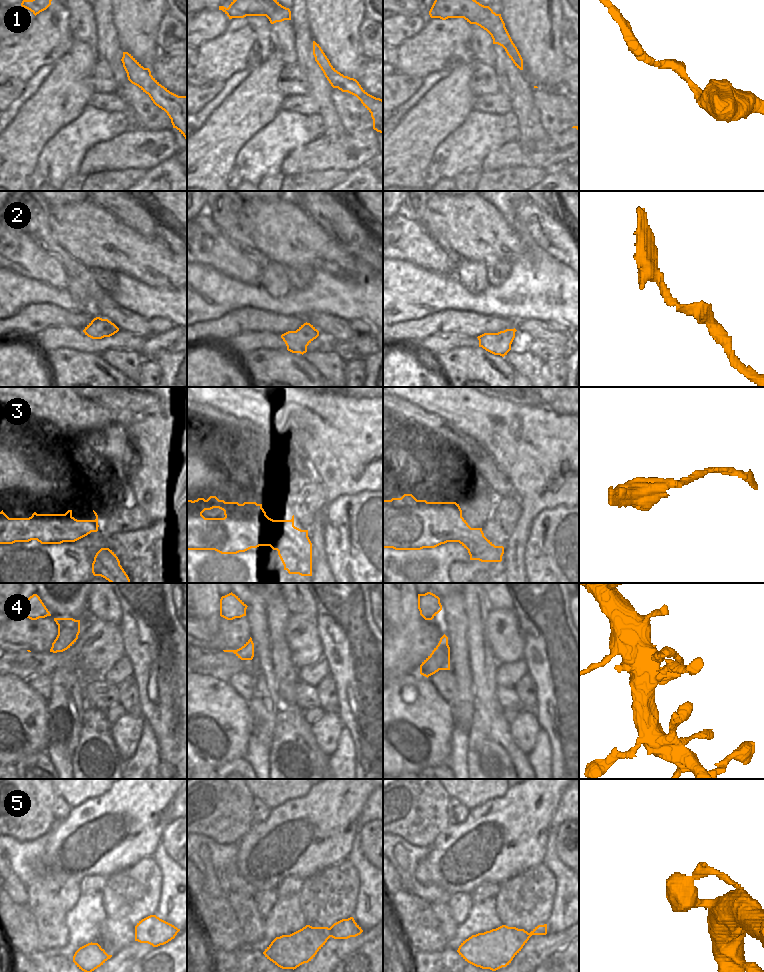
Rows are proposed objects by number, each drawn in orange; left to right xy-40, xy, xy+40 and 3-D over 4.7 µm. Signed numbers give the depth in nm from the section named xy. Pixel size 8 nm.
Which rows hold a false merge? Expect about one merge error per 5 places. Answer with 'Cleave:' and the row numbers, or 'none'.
Cleave: 3

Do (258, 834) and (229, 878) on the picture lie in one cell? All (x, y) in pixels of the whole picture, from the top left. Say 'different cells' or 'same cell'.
different cells

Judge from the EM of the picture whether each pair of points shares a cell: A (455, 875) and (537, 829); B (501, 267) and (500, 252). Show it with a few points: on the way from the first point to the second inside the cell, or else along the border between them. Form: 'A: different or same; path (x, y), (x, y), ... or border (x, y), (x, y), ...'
A: same; path (475, 855), (517, 829)
B: different; border (510, 260), (485, 263)

